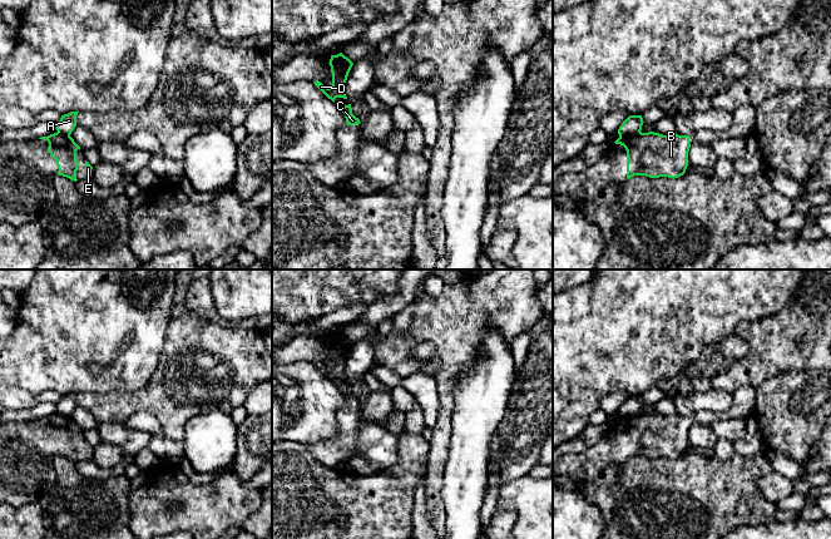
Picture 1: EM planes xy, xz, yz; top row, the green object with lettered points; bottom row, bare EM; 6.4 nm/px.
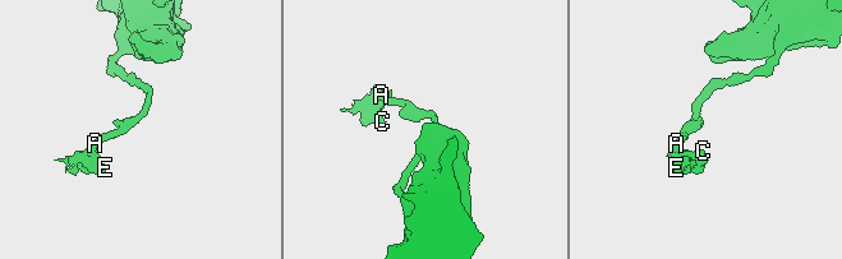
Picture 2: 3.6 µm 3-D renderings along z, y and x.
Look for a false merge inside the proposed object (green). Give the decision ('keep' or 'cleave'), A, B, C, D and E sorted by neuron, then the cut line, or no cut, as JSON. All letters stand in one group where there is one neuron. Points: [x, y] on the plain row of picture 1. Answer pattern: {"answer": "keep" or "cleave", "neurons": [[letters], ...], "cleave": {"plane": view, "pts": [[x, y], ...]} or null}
{"answer": "cleave", "neurons": [["A"], ["B", "C", "D", "E"]], "cleave": {"plane": "yz", "pts": [[641, 413], [619, 418]]}}

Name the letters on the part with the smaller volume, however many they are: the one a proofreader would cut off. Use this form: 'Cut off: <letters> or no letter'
Cut off: B, C, D, E

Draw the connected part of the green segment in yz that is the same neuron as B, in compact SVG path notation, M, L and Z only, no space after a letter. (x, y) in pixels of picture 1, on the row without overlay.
M654 412L619 417L614 424L627 431L627 459L678 459L688 447L689 416Z

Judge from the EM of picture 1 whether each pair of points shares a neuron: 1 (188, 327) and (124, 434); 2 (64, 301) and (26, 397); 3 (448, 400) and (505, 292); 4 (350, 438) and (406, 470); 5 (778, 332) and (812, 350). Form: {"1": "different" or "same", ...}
{"1": "different", "2": "different", "3": "same", "4": "different", "5": "same"}

